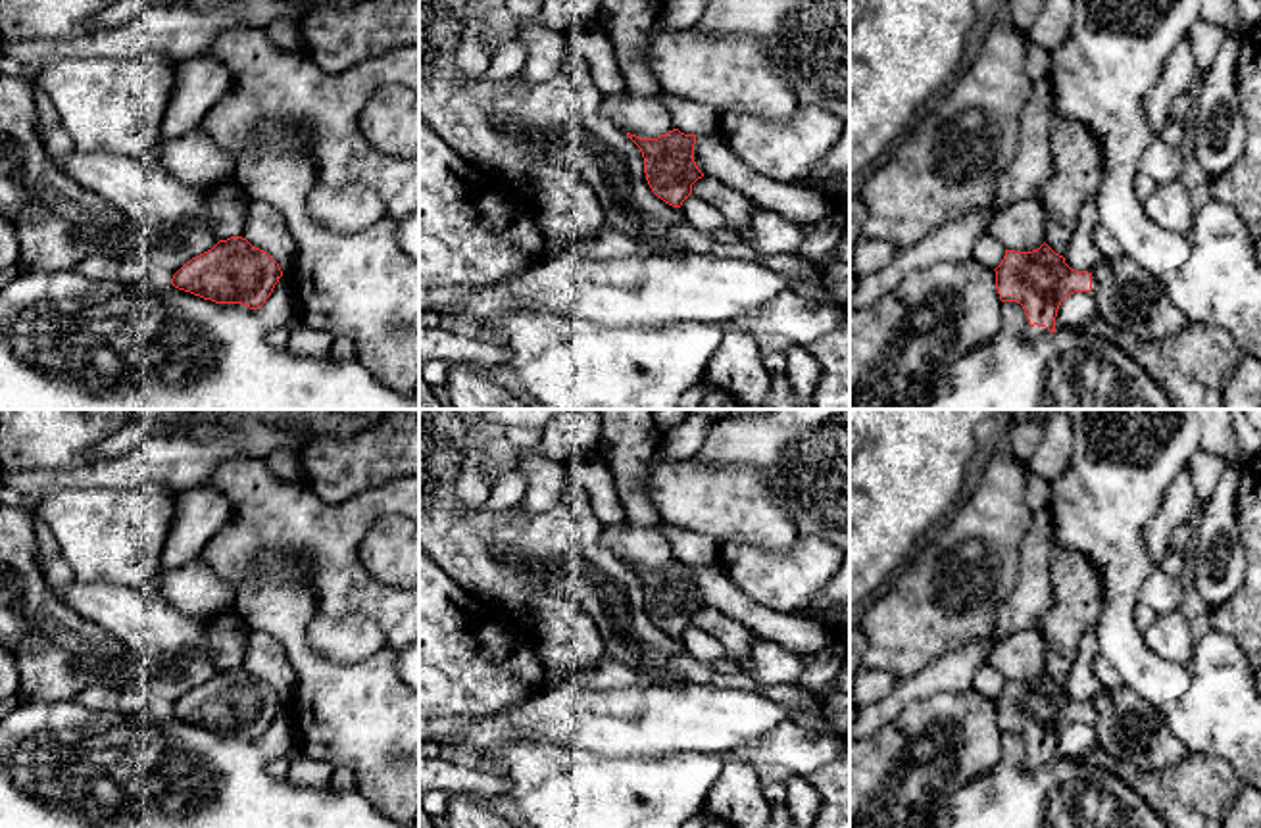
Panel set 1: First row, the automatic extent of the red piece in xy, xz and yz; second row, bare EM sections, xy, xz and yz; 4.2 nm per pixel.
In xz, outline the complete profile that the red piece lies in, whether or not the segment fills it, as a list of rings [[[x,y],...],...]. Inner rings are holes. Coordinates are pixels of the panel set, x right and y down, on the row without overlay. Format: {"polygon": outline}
{"polygon": [[[673,559],[657,569],[627,563],[640,578],[644,603],[652,622],[673,638],[680,638],[692,624],[692,615],[704,607],[694,592],[696,565]]]}

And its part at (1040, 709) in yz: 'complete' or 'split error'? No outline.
split error

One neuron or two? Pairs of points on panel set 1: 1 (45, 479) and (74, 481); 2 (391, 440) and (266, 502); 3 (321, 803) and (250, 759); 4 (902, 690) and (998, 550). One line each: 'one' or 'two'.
1: one
2: two
3: one
4: two

